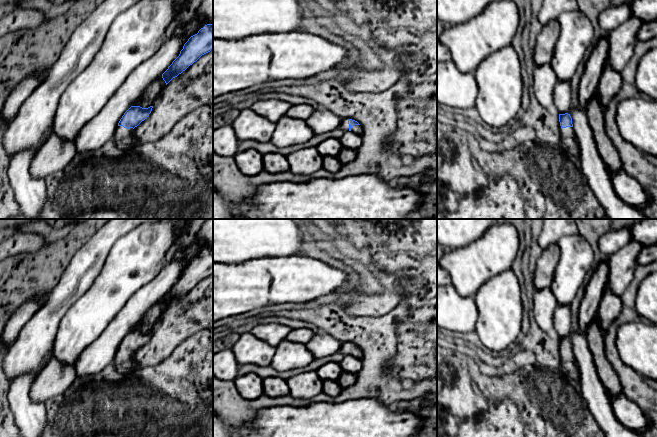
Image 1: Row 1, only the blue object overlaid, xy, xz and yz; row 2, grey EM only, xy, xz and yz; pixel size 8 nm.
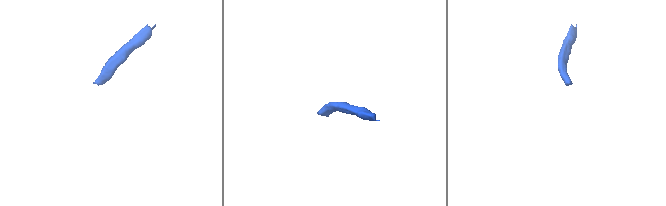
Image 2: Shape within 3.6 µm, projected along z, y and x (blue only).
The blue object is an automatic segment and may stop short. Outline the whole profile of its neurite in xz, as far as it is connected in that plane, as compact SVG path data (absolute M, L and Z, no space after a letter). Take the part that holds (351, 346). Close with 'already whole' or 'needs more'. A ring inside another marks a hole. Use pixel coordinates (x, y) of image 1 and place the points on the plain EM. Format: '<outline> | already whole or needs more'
M343 343L339 352L343 356L351 355L356 358L363 358L362 350L357 345L352 343Z | needs more

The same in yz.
M559 338L559 346L561 350L561 371L568 377L579 381L579 369L576 364L572 342L570 338Z | needs more

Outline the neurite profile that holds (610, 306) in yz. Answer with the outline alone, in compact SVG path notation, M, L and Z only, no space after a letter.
M605 287L598 309L598 317L604 334L606 334L608 326L620 314L621 309L622 298Z

